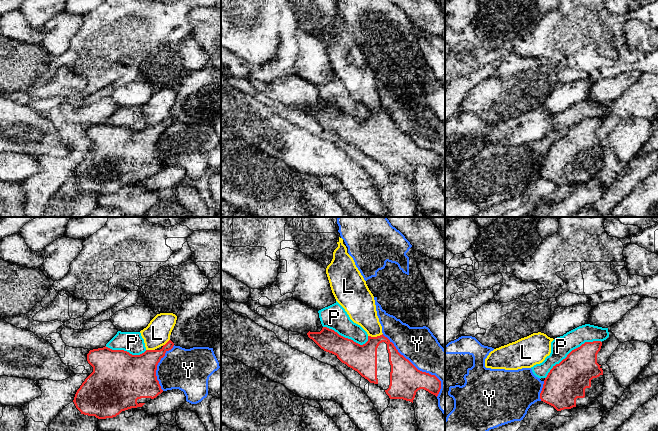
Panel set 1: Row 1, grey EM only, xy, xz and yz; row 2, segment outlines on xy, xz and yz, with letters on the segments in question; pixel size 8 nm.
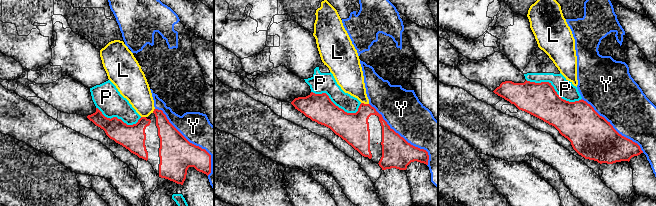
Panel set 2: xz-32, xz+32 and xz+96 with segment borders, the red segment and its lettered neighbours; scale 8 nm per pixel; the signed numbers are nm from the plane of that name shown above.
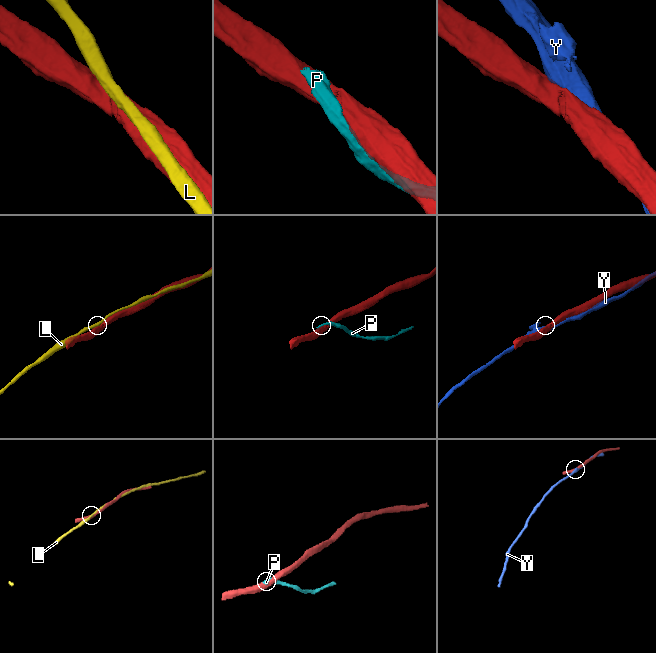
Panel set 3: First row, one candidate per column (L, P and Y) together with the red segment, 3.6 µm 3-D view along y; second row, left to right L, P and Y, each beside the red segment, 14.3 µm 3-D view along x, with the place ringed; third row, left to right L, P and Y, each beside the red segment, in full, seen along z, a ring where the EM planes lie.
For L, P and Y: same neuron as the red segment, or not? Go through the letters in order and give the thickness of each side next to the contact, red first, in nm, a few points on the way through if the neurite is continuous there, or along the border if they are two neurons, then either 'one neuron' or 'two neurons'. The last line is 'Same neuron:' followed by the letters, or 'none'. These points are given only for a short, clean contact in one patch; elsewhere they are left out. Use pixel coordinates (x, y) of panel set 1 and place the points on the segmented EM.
L: calibres 220 and 220 nm; two neurons
P: calibres 320 and 160 nm; two neurons
Y: calibres 260 and 280 nm; two neurons
Same neuron: none

